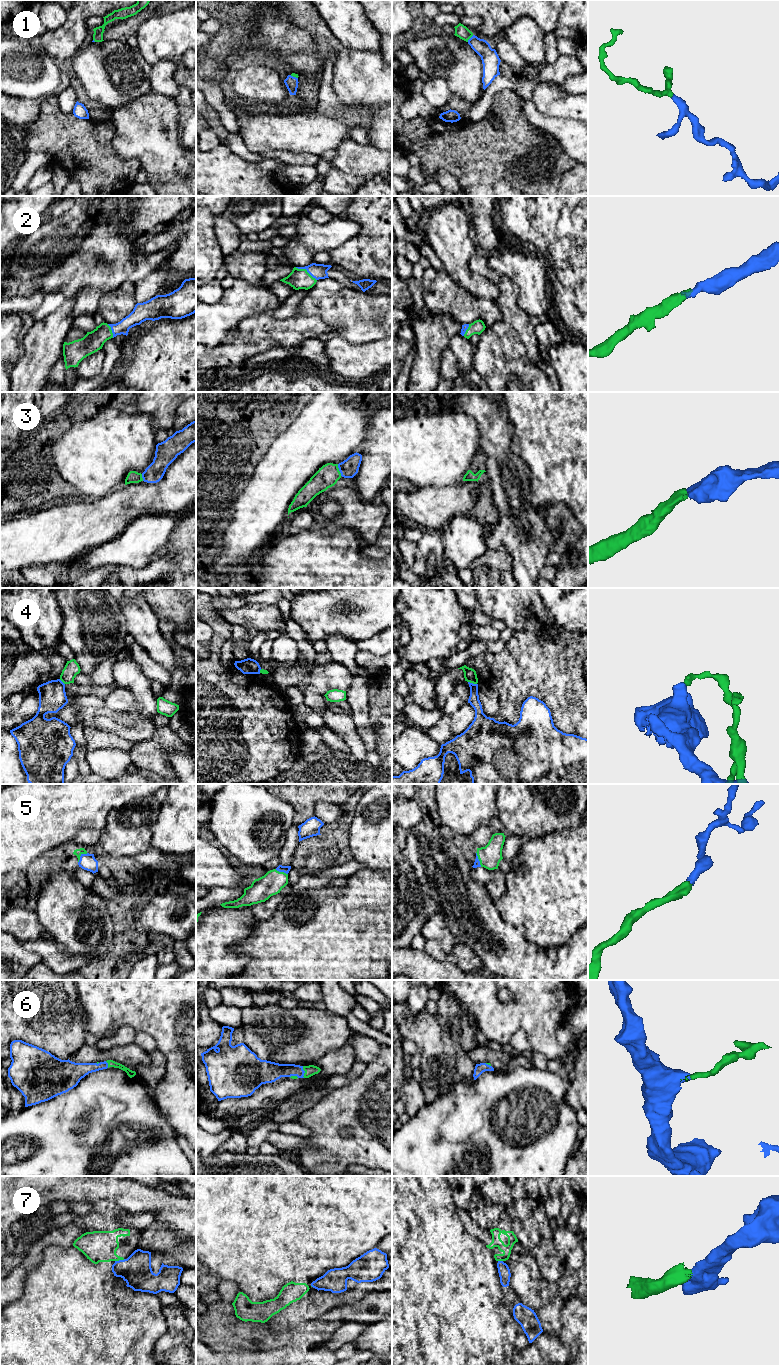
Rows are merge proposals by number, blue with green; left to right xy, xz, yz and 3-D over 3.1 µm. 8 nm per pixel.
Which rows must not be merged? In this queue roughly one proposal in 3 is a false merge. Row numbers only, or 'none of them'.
4, 7

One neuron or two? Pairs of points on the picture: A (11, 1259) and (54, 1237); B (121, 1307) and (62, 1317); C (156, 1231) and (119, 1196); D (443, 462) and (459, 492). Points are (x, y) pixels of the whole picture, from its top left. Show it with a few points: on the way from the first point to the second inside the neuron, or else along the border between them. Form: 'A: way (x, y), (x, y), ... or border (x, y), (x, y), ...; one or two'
A: border (27, 1253), (25, 1258), (10, 1272); two
B: way (106, 1317), (77, 1317); one
C: border (155, 1220), (175, 1234); two
D: border (462, 480), (442, 488), (432, 486); two

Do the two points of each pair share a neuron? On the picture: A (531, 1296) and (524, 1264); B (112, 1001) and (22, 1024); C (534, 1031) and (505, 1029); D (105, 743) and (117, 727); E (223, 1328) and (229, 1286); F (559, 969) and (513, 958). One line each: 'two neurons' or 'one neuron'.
A: one neuron
B: two neurons
C: one neuron
D: two neurons
E: two neurons
F: one neuron

